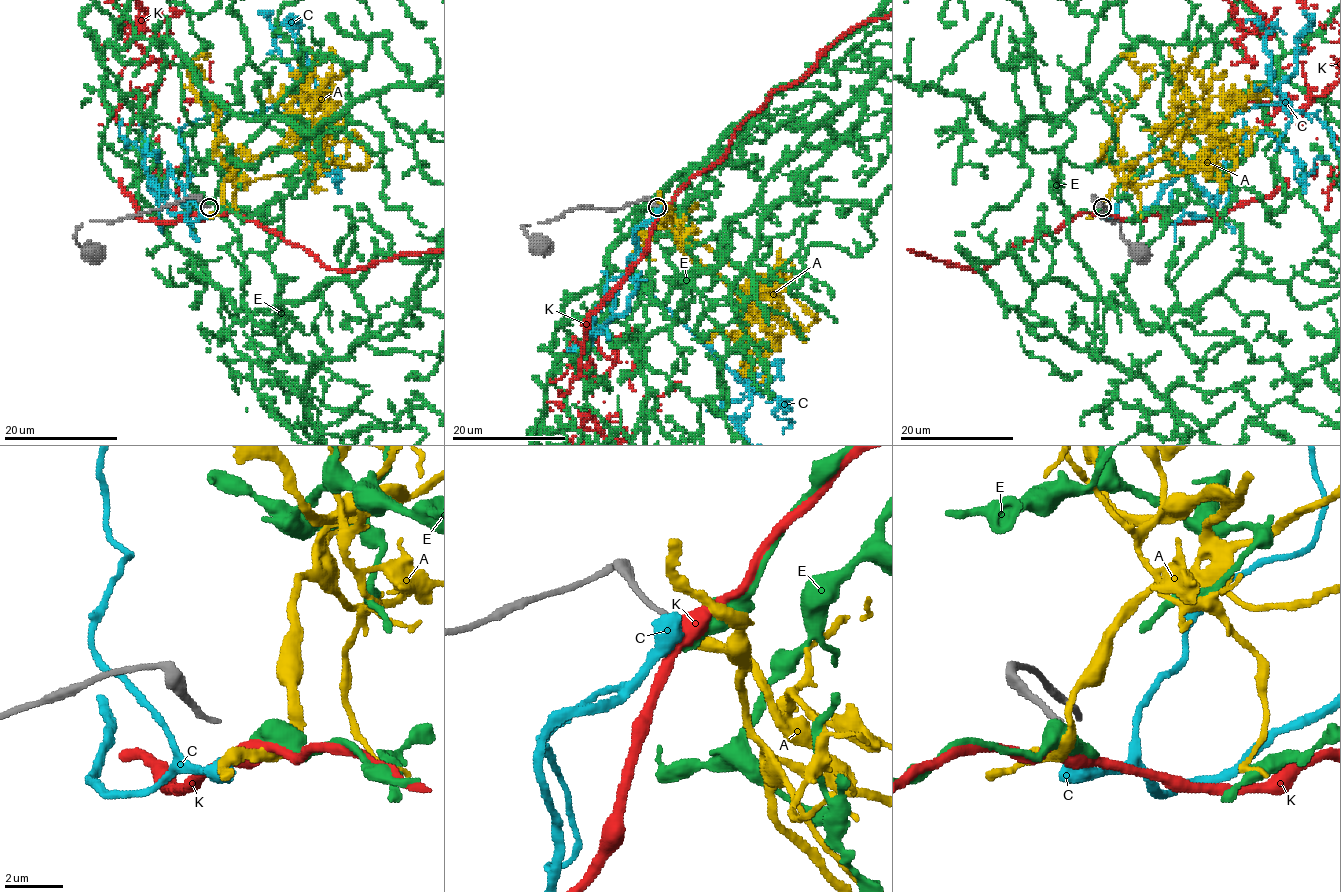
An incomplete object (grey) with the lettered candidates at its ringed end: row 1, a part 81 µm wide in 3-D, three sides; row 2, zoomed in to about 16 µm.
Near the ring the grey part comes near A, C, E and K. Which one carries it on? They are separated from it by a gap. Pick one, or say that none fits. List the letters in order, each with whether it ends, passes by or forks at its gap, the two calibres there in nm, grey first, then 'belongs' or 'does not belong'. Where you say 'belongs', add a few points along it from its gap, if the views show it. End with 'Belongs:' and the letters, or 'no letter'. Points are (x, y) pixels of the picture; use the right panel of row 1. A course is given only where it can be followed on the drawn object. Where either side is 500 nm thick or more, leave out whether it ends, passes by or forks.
A: it passes by | 160/320 nm | does not belong
C: 160/650 nm | does not belong
E: it passes by | 160/480 nm | does not belong
K: it passes by | 160/480 nm | does not belong
Belongs: no letter

